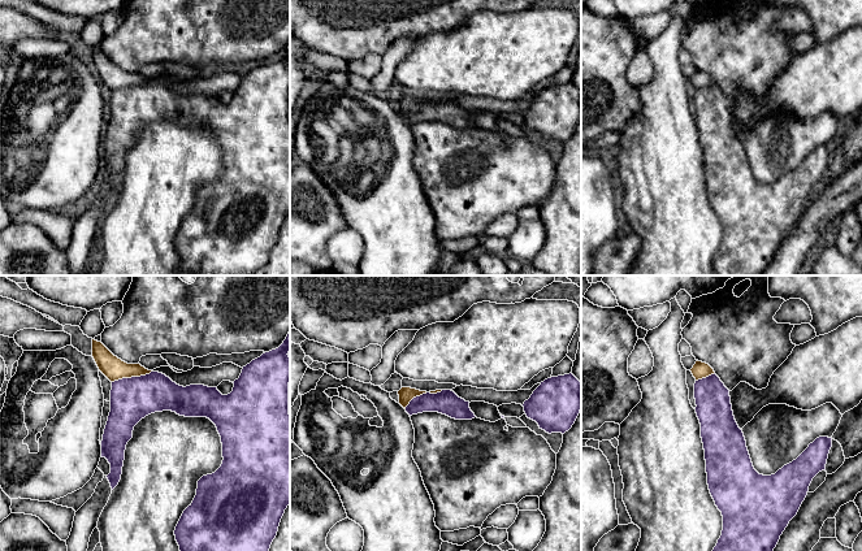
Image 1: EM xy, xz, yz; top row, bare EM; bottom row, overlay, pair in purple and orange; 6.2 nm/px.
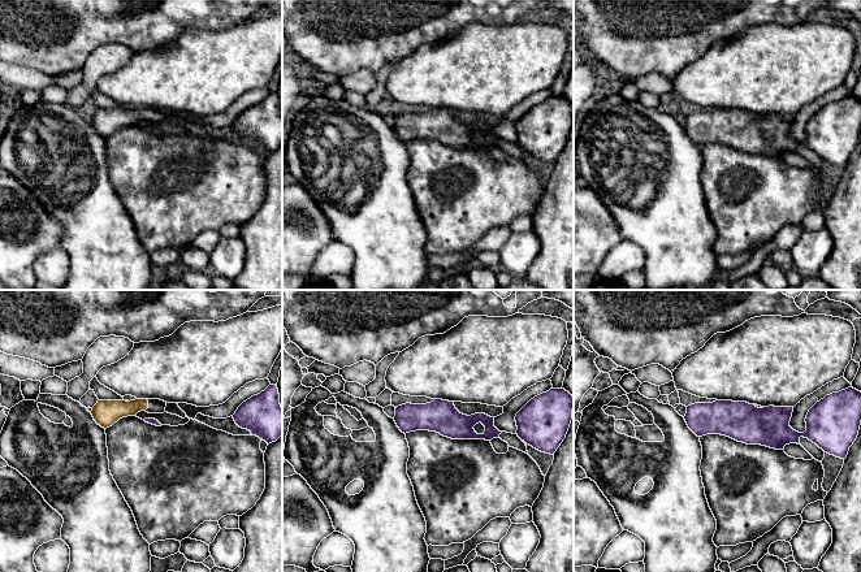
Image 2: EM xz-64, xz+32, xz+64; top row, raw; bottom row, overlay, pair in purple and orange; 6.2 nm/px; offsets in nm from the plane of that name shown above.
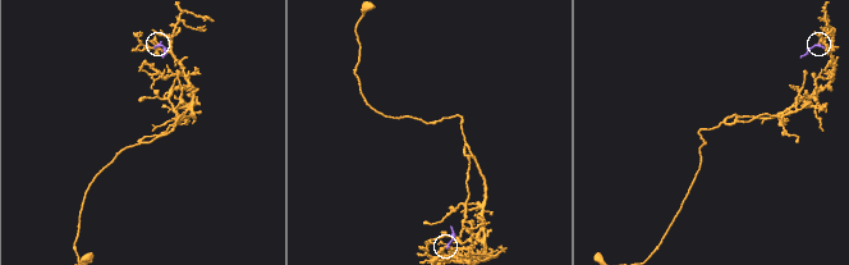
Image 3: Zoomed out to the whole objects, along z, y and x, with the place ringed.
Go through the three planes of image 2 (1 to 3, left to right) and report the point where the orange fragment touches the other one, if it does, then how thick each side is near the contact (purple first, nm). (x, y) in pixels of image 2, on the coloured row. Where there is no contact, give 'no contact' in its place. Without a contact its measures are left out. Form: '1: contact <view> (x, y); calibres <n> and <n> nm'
1: no contact
2: no contact
3: no contact

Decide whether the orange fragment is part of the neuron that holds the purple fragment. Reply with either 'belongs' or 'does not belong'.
does not belong

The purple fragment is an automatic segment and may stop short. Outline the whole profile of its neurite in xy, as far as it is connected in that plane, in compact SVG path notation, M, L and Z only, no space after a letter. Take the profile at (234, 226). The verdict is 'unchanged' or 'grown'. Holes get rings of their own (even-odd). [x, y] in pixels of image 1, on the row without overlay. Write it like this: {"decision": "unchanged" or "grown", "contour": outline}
{"decision": "unchanged", "contour": "M290 40L283 52L243 75L233 100L222 104L217 96L204 94L179 95L159 81L112 91L111 121L101 149L101 166L111 173L107 185L112 199L118 194L122 183L125 159L133 147L134 135L146 125L172 120L185 126L207 126L217 136L222 152L222 173L212 183L198 190L196 204L183 220L176 239L181 269L198 276L252 276L269 261L277 244L281 227L290 213Z"}

